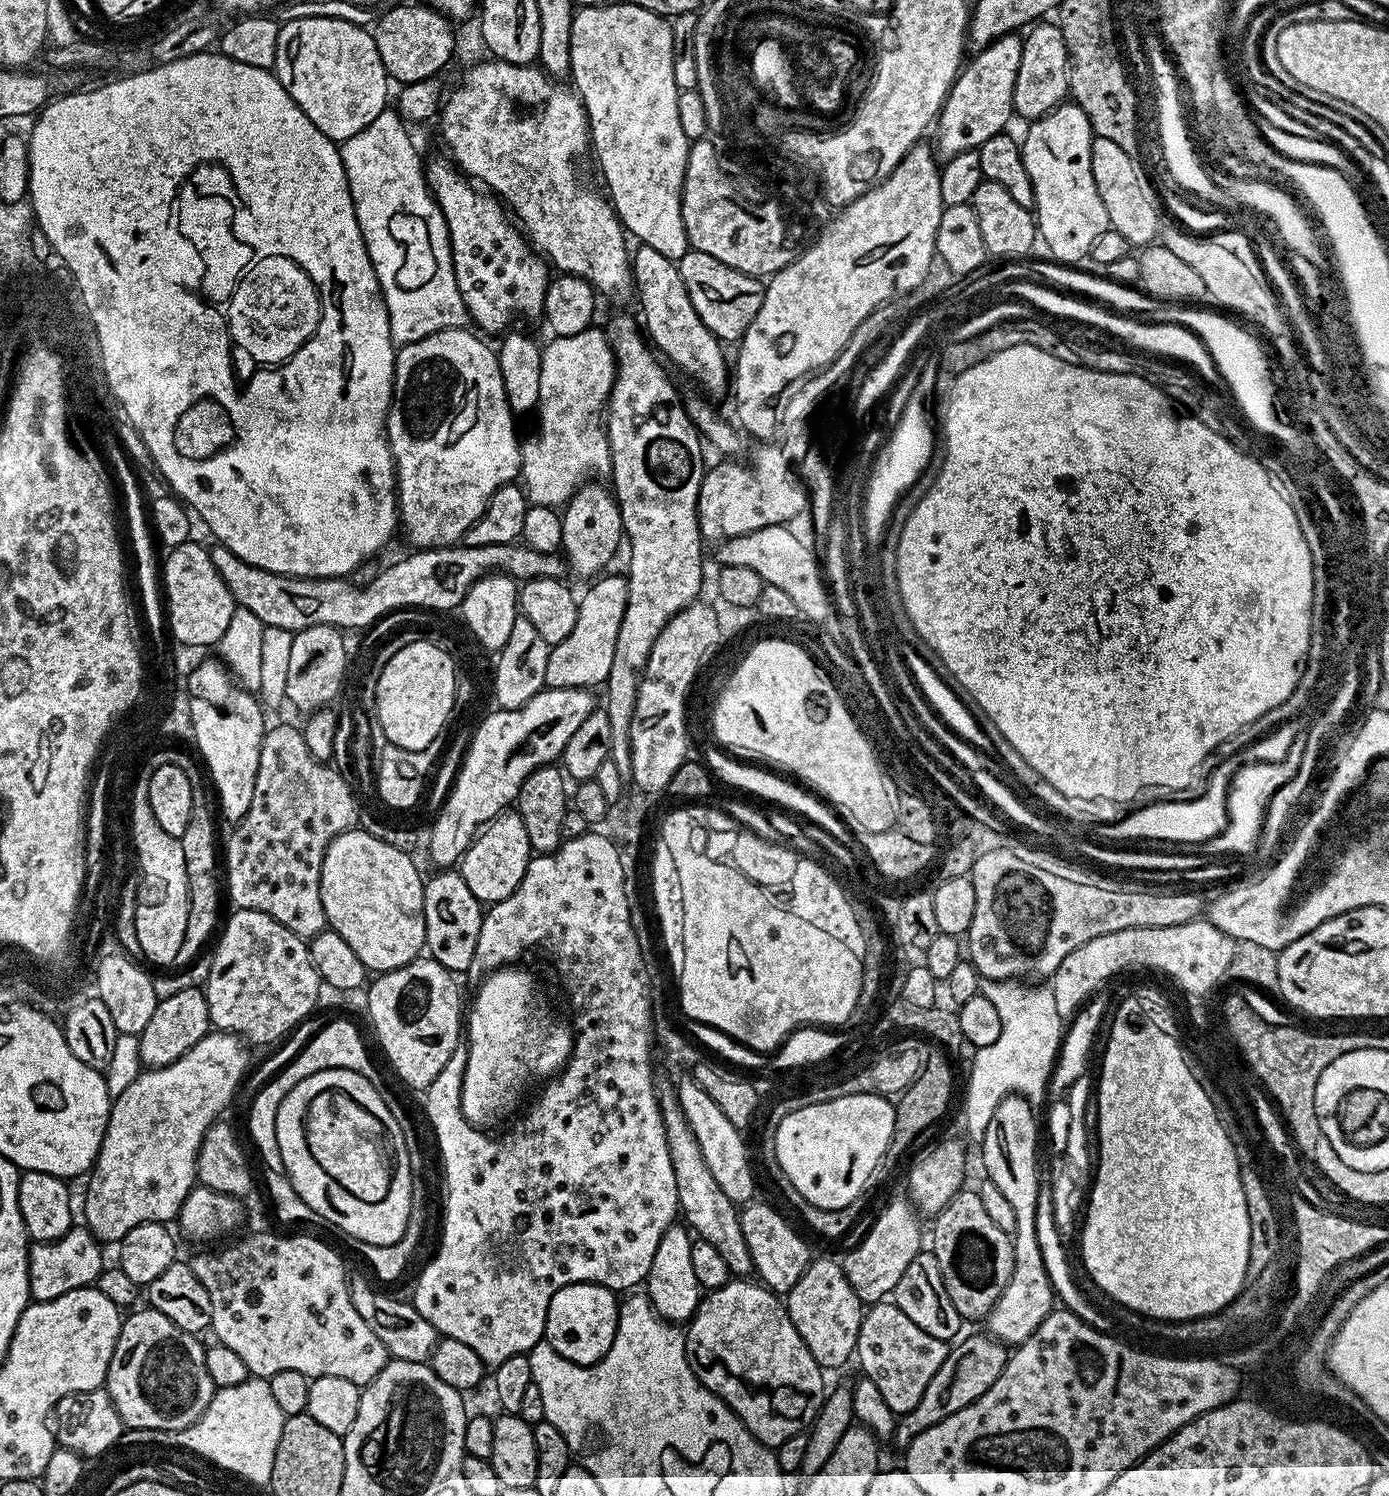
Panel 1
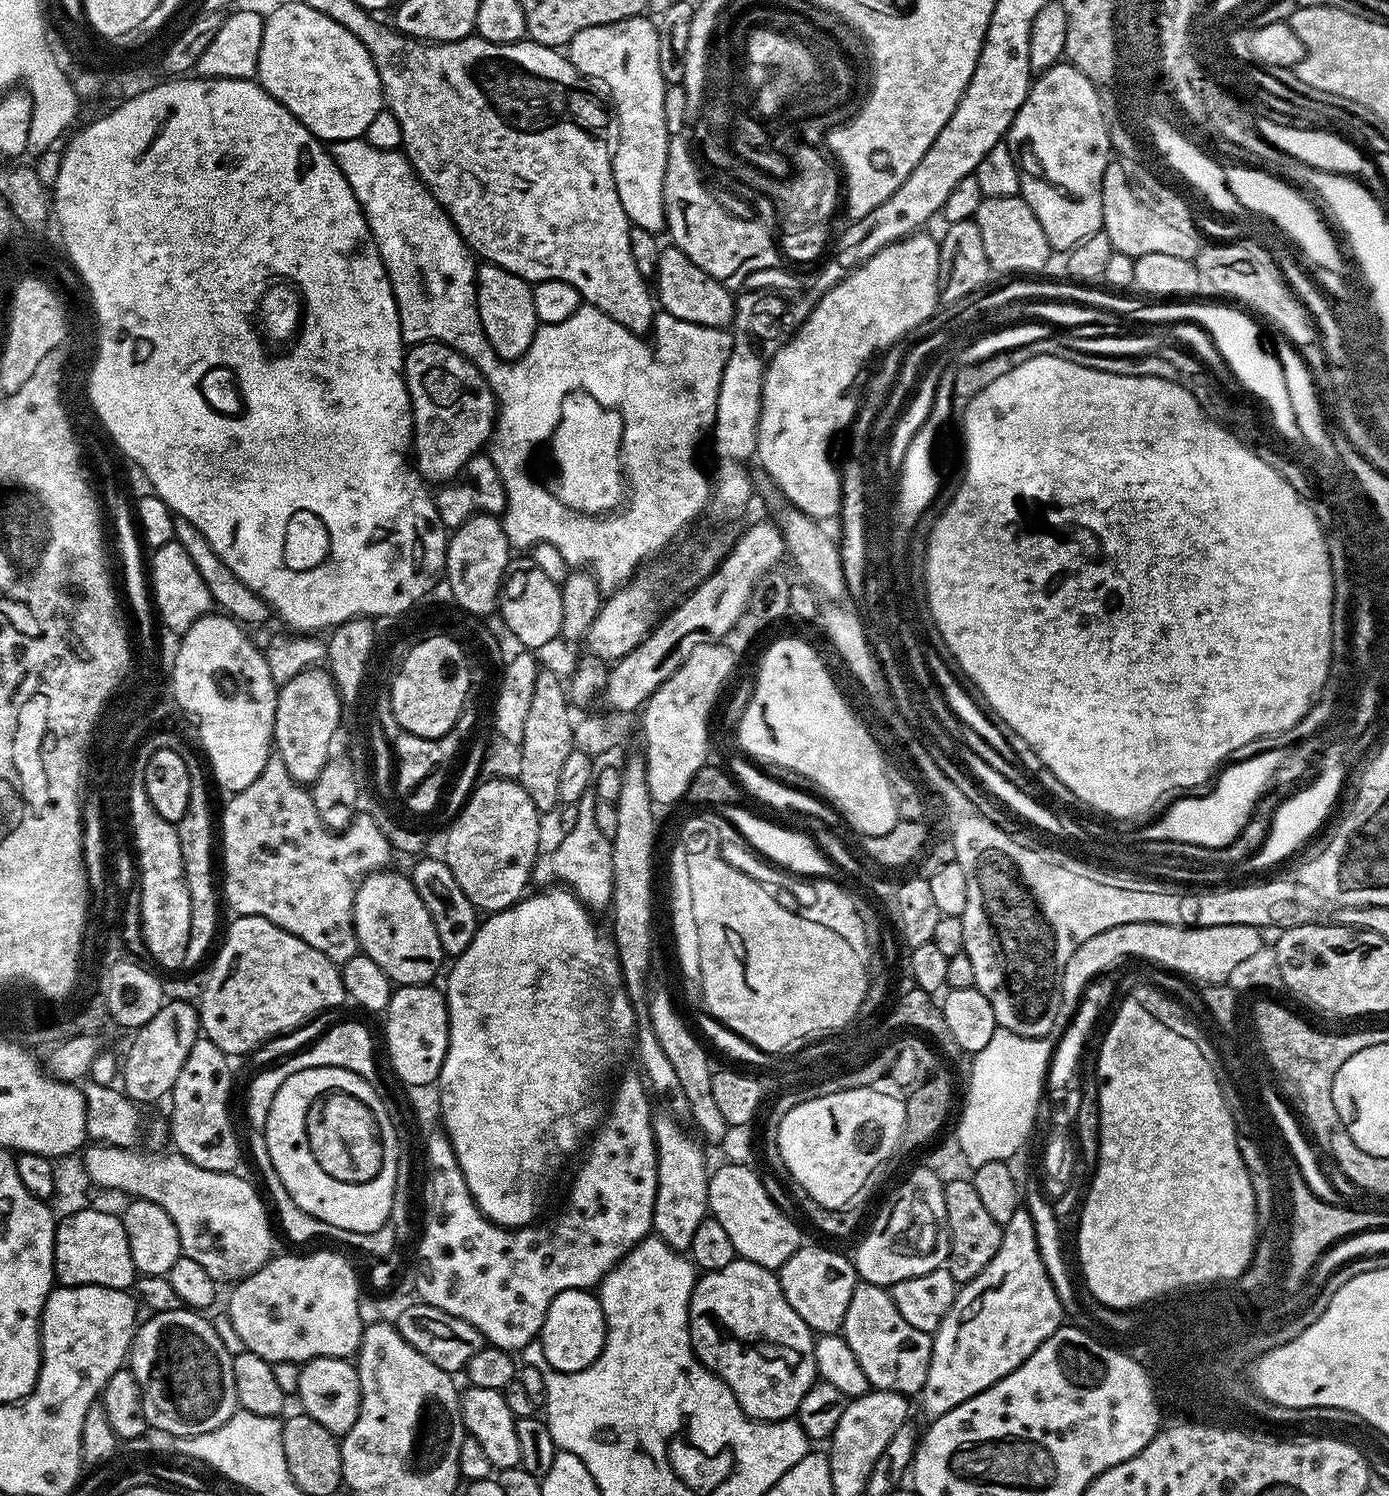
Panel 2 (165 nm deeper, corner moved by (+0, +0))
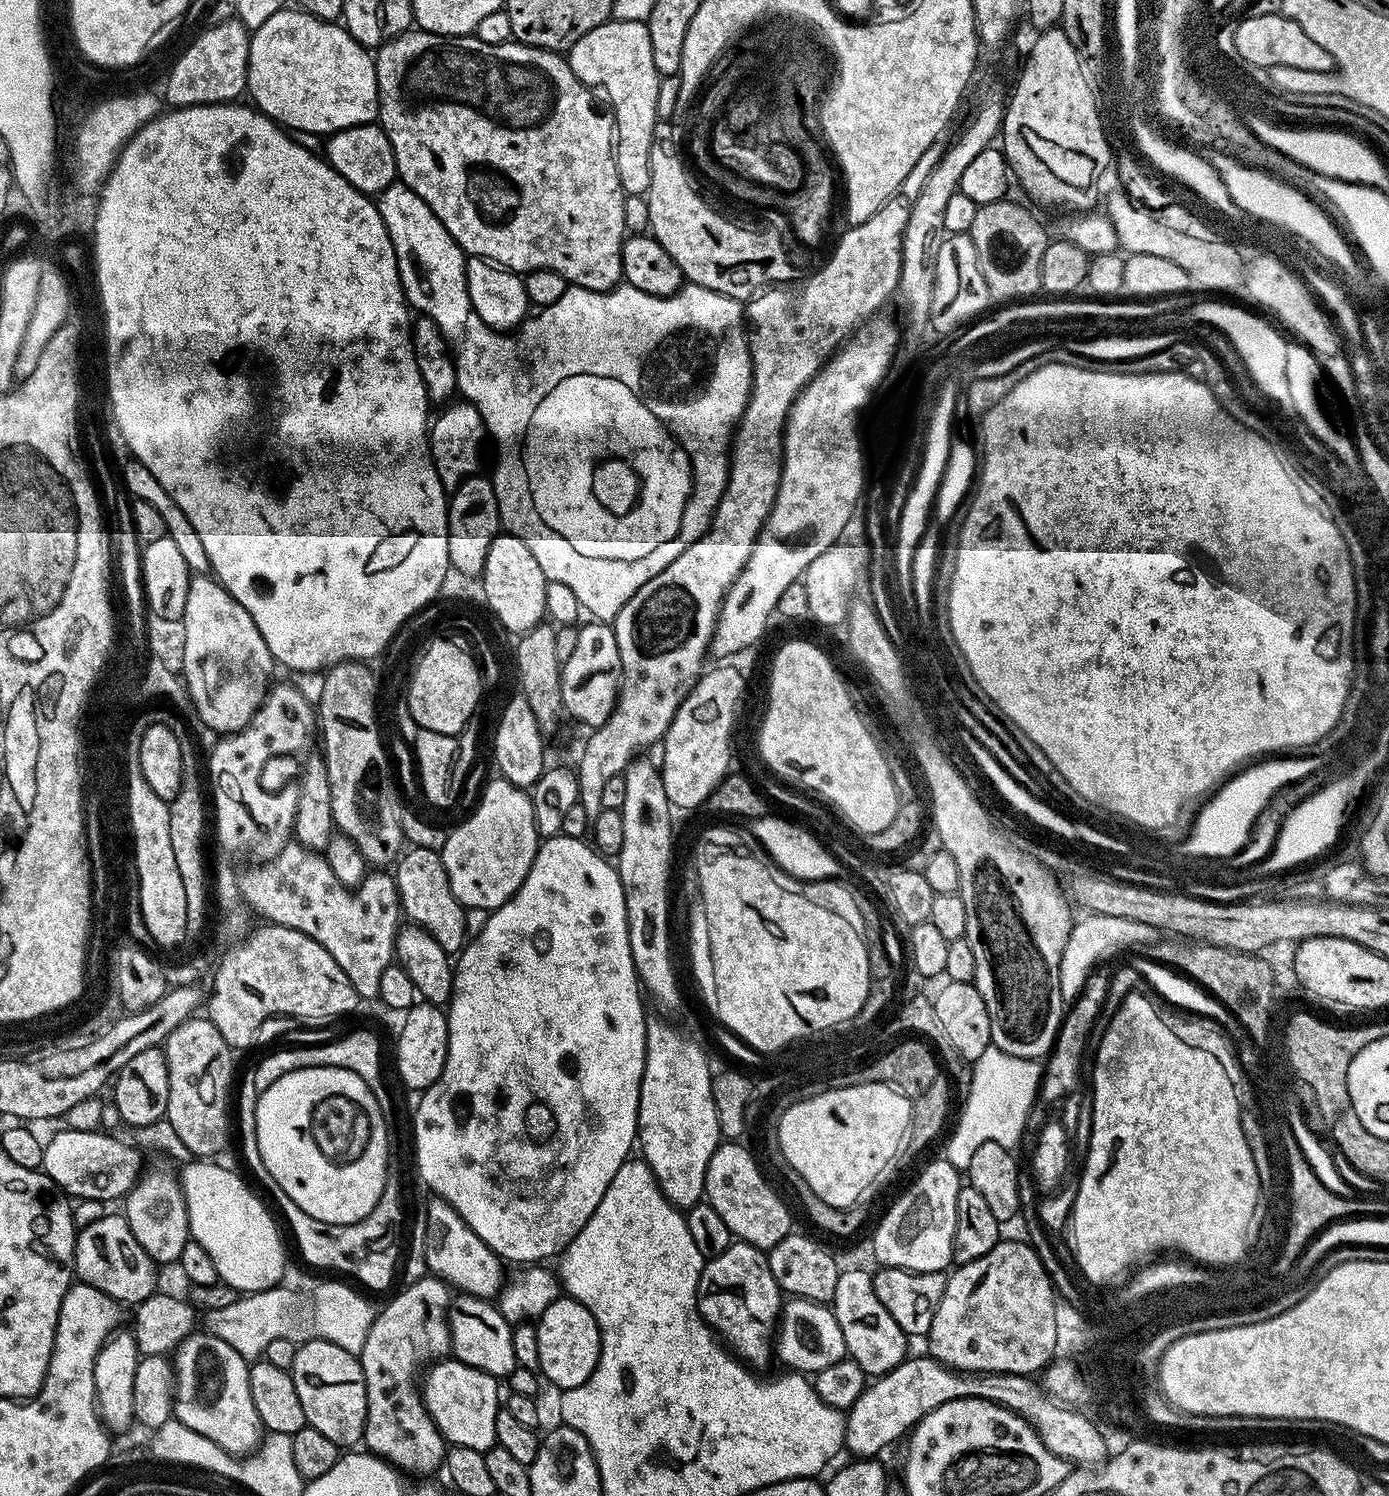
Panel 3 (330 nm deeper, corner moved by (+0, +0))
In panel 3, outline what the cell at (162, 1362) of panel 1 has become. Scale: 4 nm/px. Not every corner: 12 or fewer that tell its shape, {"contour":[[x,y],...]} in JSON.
{"contour":[[205,1330],[174,1349],[175,1419],[239,1458],[262,1441],[249,1367]]}

